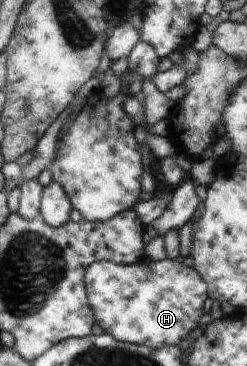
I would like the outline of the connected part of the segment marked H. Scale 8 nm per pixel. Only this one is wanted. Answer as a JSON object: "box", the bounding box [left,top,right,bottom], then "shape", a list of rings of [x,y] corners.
{"box":[86,259,211,348],"shape":[[[178,259],[161,261],[161,270],[105,270],[105,261],[96,261],[86,271],[86,290],[89,292],[91,307],[94,308],[95,318],[98,319],[99,326],[107,334],[111,334],[121,342],[129,342],[147,347],[161,348],[161,346],[179,346],[181,342],[187,342],[195,330],[199,330],[199,322],[203,322],[203,310],[207,310],[207,302],[211,302],[210,290],[207,282],[195,271],[195,266],[185,266]]]}

